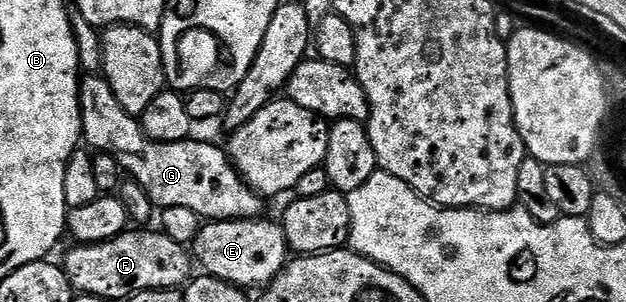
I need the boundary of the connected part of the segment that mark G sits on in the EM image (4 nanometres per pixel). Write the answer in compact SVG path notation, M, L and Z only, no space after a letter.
M85 75L80 82L80 113L82 114L82 140L97 153L115 156L121 169L146 190L150 202L160 210L170 206L186 206L205 221L254 220L261 215L265 201L255 192L232 164L223 147L203 144L197 138L157 144L144 133L140 121L126 114L114 98L114 90L103 75Z

